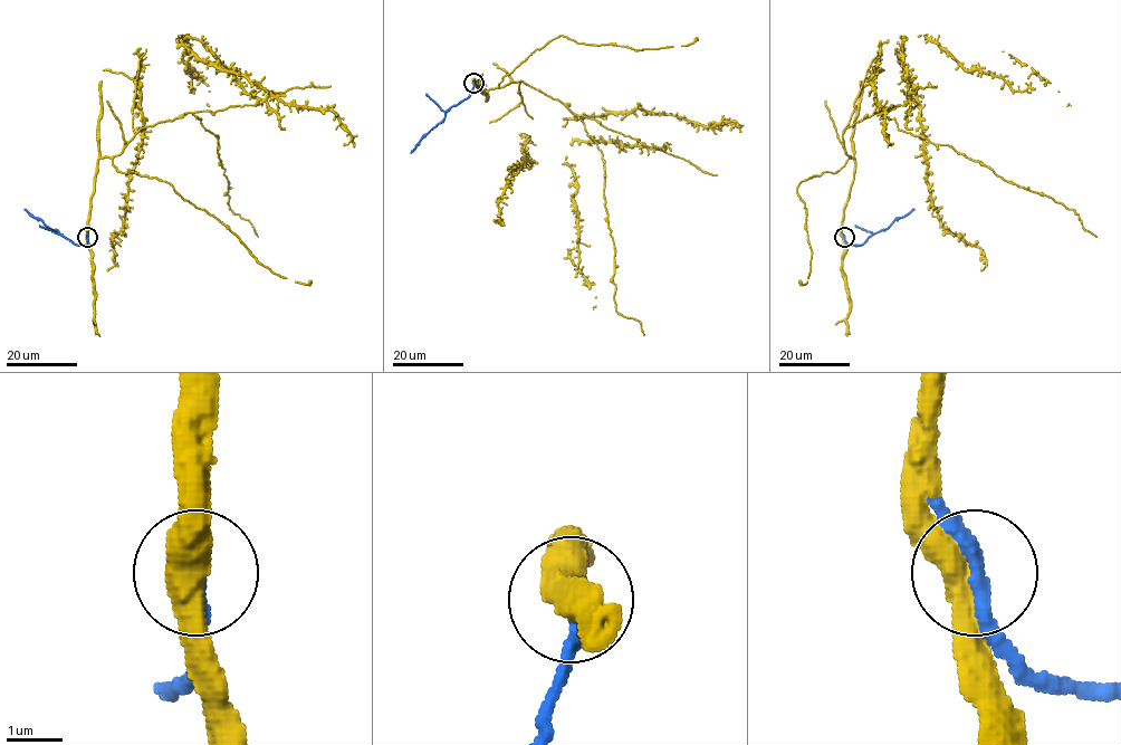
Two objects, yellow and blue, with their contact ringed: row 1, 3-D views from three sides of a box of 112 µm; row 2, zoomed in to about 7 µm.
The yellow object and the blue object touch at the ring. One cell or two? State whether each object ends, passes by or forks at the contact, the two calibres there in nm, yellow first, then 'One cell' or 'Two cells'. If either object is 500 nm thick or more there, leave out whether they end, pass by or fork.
Thickness 500 nm (yellow) against 280 nm. One cell

